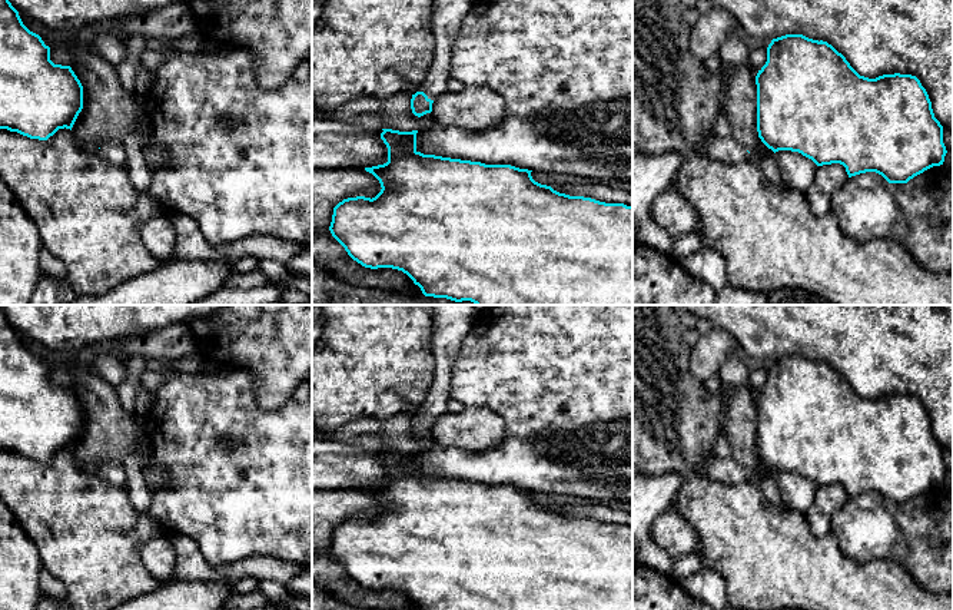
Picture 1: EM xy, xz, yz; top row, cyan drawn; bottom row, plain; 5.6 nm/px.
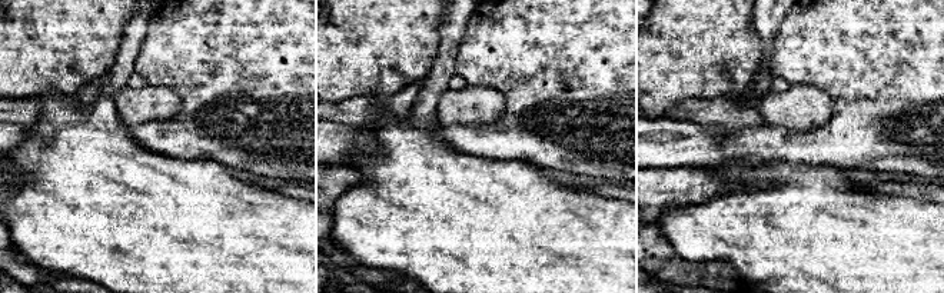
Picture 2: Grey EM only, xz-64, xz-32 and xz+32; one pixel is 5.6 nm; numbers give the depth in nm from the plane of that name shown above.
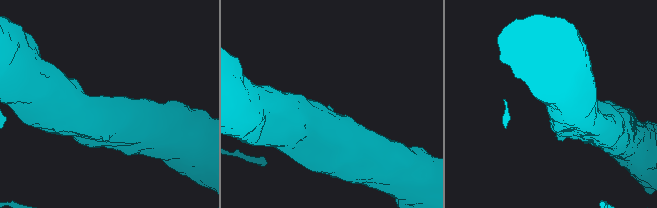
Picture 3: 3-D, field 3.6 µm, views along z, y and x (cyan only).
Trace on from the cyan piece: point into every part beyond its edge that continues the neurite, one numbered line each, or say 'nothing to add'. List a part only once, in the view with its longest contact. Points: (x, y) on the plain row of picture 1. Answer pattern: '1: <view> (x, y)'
1: xz (452, 322)

